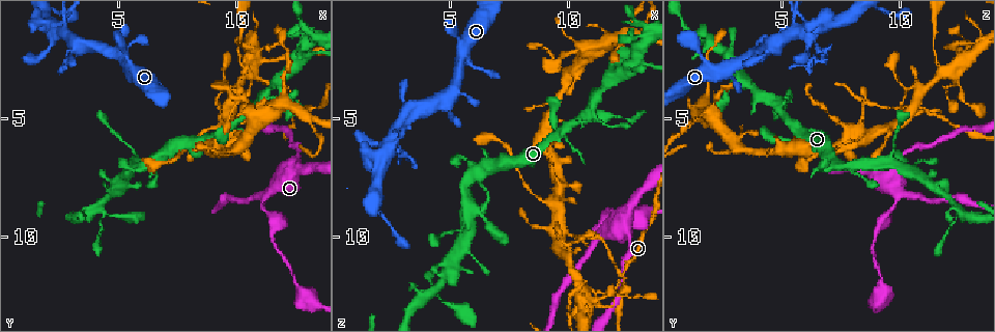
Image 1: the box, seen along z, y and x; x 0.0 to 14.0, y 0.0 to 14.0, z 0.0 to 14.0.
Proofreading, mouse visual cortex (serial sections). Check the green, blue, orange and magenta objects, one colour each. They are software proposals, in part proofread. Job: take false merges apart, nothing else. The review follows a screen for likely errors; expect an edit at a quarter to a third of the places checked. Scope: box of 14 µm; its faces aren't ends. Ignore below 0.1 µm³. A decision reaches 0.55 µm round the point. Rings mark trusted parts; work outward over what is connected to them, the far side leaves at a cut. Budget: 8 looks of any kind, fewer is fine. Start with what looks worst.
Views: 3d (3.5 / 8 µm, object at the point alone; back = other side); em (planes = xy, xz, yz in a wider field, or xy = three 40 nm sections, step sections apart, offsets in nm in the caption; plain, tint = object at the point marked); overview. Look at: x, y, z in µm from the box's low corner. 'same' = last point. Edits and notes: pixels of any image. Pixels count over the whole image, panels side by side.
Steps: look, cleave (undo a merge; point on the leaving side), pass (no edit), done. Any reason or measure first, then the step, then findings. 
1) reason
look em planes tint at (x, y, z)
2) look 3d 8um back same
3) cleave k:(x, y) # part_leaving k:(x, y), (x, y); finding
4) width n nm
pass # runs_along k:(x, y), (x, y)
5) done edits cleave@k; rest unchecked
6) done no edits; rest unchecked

look 3d 3.5um at (12.4, 4.9, 11.7)

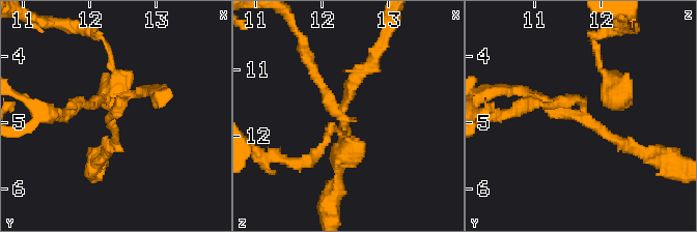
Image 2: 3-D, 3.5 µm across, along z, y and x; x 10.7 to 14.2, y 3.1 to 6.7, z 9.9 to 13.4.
arms 3; arm_widths 150, 150, 150 nm
look em xy step 1 tint at (12.30, 4.85, 11.70)

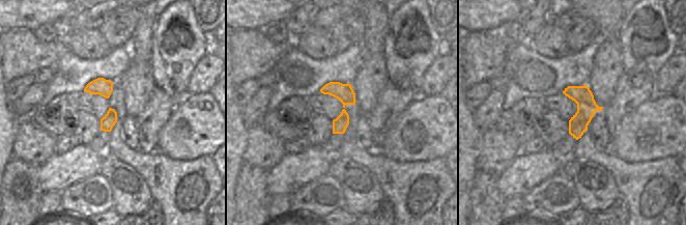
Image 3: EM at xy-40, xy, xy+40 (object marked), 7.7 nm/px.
cleave 2:(116, 79) # part_leaving 2:(110, 104), (75, 104), (68, 114); a second cell is stuck on

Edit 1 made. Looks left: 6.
look 3d 3.5um back at (3.1, 1.9, 6.6)

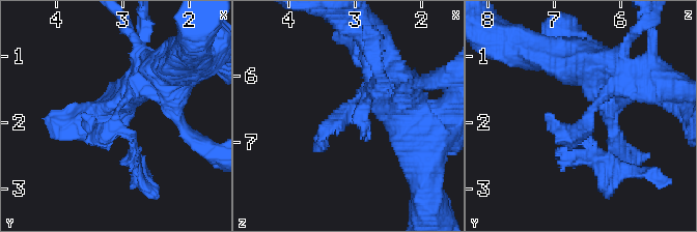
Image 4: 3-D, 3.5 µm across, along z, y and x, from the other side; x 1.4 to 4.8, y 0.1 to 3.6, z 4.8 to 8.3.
need the tissue
look em xy step 5 tint at (3.05, 1.90, 6.50)

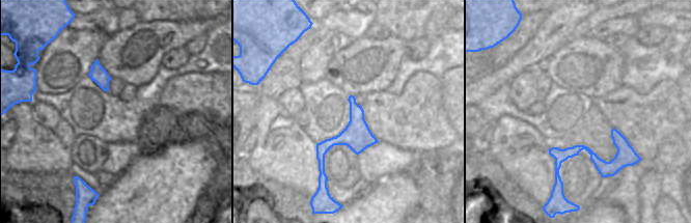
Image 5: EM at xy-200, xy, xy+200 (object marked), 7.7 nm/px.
cleave 4:(353, 111) # two cells meet here

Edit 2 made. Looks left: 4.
look overview

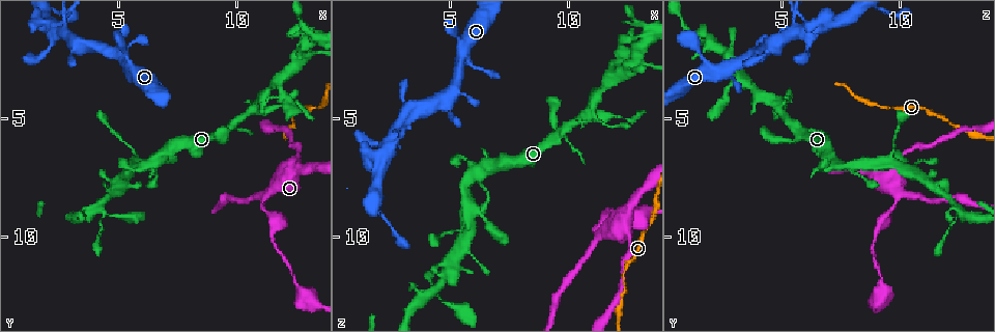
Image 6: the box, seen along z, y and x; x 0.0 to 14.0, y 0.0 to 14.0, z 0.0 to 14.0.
two arms in line, one across
look em xy step 1 tint at (10.5, 4.6, 5.0)

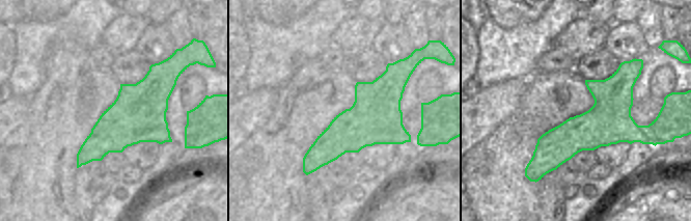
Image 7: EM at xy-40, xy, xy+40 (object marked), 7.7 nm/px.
look 3d 3.5um same

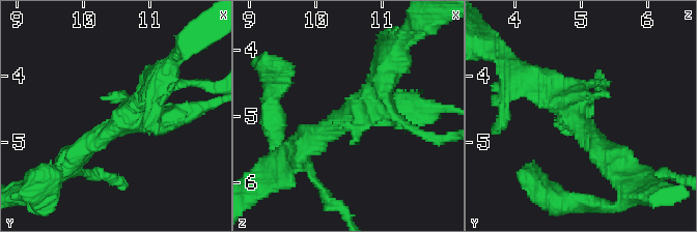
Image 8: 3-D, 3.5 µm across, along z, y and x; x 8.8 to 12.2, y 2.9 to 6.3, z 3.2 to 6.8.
pass # runs_along 7:(631, 71), (575, 135), (532, 163); continuous, no second cell

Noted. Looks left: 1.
done edits cleave@2, cleave@4; rest unchecked

